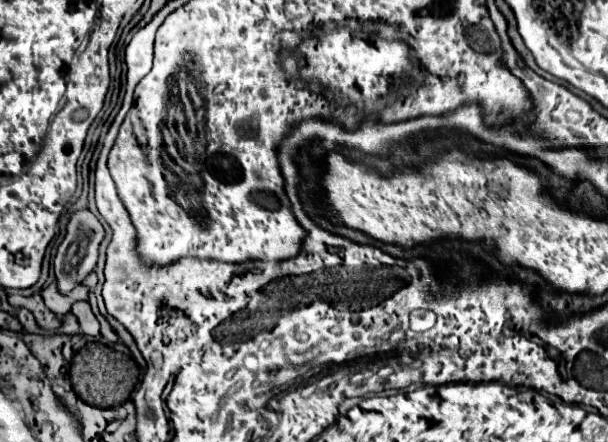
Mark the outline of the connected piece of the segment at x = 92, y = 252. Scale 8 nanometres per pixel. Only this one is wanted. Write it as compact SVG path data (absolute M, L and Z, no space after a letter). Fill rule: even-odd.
M82 209L70 217L70 221L66 225L66 235L60 241L56 257L54 257L54 273L56 273L58 293L68 295L94 271L94 267L98 263L98 247L100 247L102 239L104 239L104 227L92 211Z

